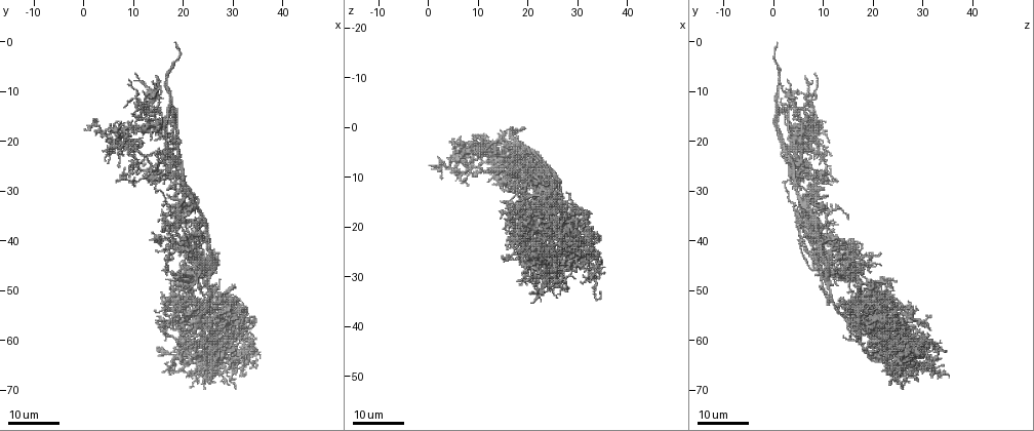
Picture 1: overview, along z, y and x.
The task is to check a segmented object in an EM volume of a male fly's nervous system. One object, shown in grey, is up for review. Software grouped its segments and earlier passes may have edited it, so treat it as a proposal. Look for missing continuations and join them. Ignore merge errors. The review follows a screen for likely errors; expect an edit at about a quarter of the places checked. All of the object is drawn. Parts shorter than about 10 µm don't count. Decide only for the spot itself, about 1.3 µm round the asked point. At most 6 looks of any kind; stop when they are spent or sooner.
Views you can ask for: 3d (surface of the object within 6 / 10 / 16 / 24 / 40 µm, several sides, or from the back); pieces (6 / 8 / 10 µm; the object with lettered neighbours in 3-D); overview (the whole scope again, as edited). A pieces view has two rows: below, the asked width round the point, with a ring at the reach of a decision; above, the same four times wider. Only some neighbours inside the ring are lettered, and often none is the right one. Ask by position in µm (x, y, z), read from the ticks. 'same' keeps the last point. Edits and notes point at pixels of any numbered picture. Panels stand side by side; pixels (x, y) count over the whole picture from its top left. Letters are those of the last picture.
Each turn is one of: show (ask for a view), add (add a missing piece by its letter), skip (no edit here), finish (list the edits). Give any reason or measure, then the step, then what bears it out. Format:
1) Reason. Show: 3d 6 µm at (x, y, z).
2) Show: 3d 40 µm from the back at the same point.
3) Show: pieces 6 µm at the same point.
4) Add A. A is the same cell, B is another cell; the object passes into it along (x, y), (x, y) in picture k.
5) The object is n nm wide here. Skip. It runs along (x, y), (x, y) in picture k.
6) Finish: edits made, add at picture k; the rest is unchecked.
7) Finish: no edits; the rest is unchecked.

Free end. Show: 3d 24 µm at (30.5, 70.0, 25.5).

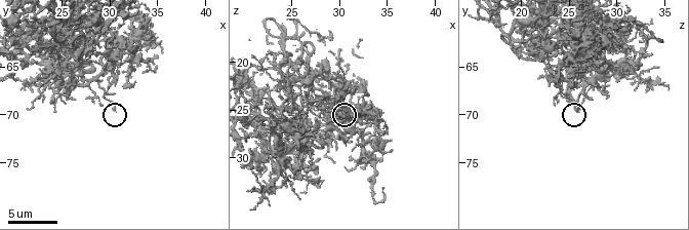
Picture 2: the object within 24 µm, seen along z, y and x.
Show: pieces 6 µm at (30.4, 69.4, 25.6).

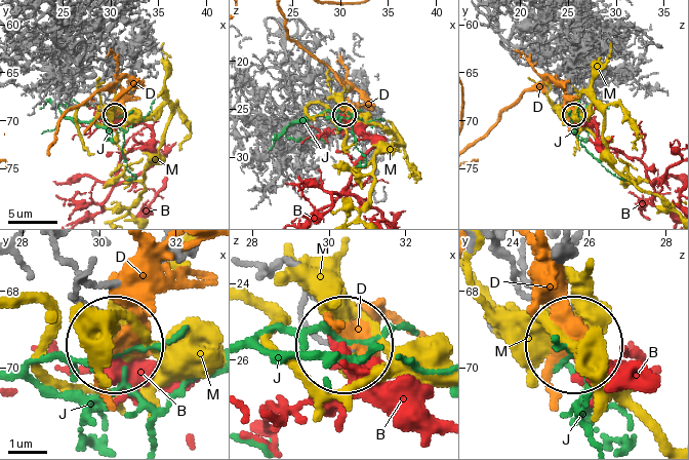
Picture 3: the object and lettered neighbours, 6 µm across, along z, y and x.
Skip. B, D, J and M are other cells; none of them fits.

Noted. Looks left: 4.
Tapers out. Show: 3d 24 µm at (26.5, 49.0, 12.0).

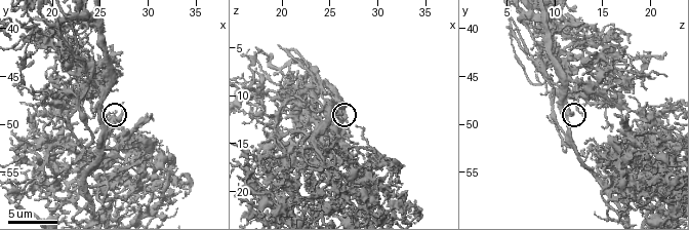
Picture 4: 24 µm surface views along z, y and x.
Show: pieces 10 µm at (26.0, 48.8, 11.6).

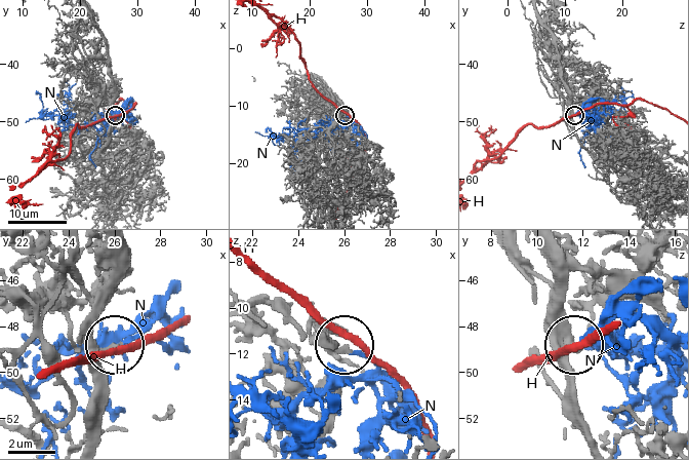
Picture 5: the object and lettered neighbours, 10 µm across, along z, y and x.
The object is 190 nm wide here. Add N. N is the same cell, H is another cell; the cell continues.

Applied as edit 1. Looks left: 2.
Finish: edits made, add at picture 5; the rest is unchecked.

